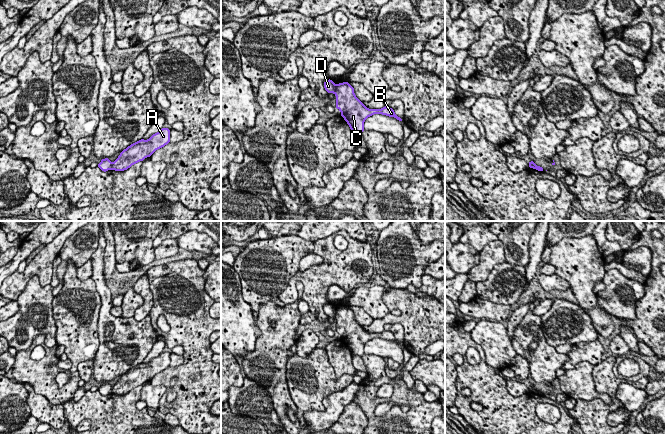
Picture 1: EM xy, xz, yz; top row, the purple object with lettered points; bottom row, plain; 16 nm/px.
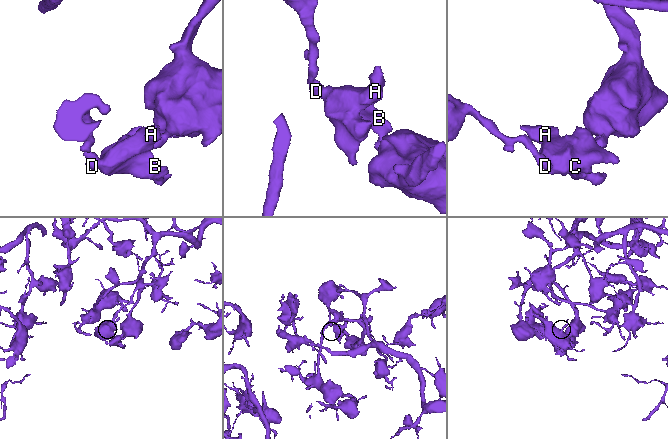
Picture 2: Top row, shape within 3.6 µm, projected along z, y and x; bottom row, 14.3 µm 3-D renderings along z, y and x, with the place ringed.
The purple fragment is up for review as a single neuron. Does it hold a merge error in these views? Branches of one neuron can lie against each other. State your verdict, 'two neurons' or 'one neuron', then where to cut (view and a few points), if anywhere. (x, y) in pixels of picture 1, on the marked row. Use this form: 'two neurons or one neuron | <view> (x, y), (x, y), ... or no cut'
two neurons | xz (336, 85), (334, 92)

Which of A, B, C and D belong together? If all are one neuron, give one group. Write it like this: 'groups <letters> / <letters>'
groups A B C / D

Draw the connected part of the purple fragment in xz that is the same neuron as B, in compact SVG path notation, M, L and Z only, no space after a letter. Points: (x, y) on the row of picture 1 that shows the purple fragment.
M343 82L336 85L336 108L340 110L341 116L350 126L352 132L362 133L364 129L365 120L374 114L382 114L389 117L395 117L399 121L403 121L398 117L394 110L390 107L384 106L381 109L367 108L354 93L354 88L349 82Z

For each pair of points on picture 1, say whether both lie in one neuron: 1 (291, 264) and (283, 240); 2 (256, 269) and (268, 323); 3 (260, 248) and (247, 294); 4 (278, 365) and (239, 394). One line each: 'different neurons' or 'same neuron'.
1: same neuron
2: different neurons
3: same neuron
4: different neurons

